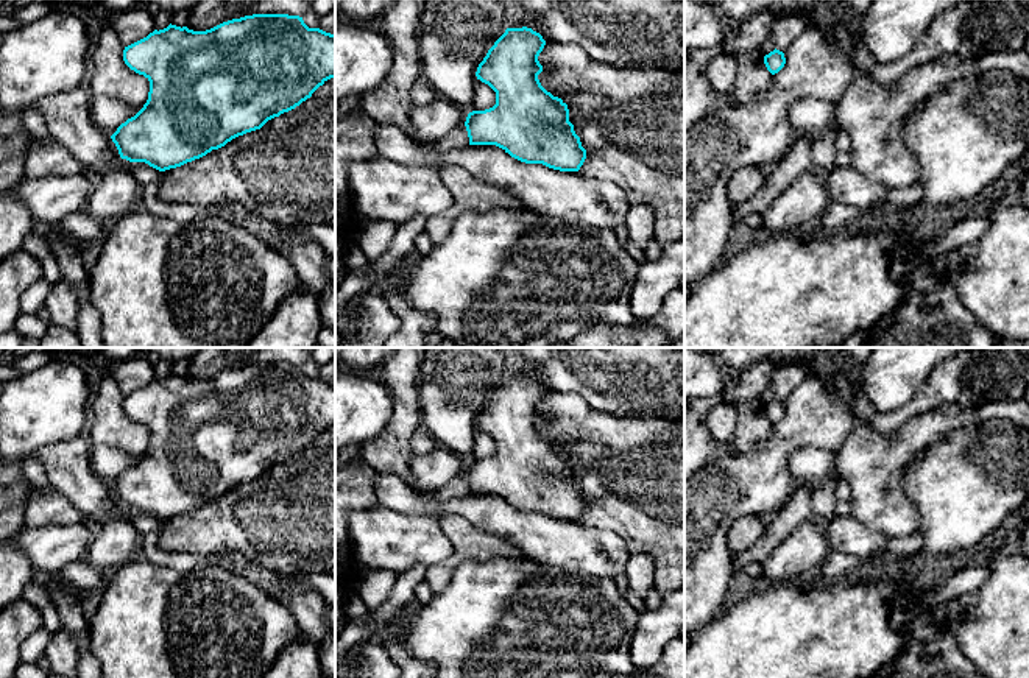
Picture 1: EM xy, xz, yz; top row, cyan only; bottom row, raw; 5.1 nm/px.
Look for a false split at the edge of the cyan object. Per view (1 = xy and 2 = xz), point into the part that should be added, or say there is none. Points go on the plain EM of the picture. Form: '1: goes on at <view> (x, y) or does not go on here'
1: does not go on here
2: does not go on here

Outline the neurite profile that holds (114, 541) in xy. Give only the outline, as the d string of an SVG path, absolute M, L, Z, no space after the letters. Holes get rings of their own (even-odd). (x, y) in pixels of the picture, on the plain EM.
M120 507L111 519L95 527L94 539L83 560L109 575L134 558L139 536L131 511Z

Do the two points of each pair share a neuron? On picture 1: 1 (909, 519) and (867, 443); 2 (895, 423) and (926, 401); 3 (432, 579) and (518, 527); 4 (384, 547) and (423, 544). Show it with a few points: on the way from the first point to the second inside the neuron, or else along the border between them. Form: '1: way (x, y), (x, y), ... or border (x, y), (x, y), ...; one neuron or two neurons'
1: way (891, 501), (876, 487), (875, 471), (869, 462); one neuron
2: way (903, 415), (919, 406); one neuron
3: border (470, 519), (482, 529), (509, 538), (526, 557); two neurons
4: way (393, 543), (413, 543); one neuron

